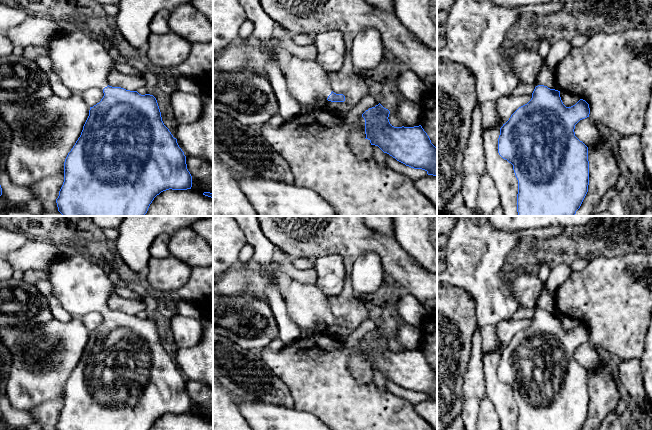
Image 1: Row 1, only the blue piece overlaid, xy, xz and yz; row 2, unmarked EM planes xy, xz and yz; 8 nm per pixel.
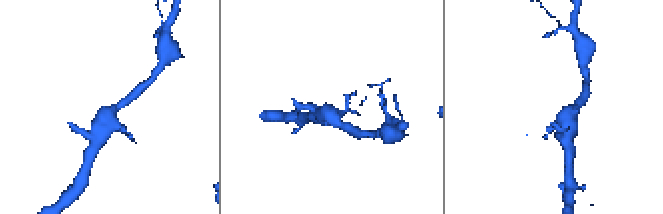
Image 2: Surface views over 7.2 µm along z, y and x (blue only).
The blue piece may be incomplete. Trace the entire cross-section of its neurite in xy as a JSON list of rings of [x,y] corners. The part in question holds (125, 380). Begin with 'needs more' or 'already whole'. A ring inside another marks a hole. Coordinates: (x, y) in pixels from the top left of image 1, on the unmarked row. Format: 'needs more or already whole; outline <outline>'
needs more; outline [[[70,252],[55,260],[47,271],[52,297],[57,298],[72,317],[82,317],[89,312],[99,312],[104,317],[101,325],[90,331],[81,359],[65,383],[64,406],[56,423],[57,430],[150,430],[163,415],[191,413],[192,400],[187,393],[186,380],[164,349],[156,322],[108,309],[108,298],[114,292],[115,284],[104,266]]]

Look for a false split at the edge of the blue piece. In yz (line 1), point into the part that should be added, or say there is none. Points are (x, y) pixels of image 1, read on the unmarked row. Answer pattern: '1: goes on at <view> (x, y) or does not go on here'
1: does not go on here

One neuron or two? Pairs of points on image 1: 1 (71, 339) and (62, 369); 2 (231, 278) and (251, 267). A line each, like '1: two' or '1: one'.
1: one
2: one

